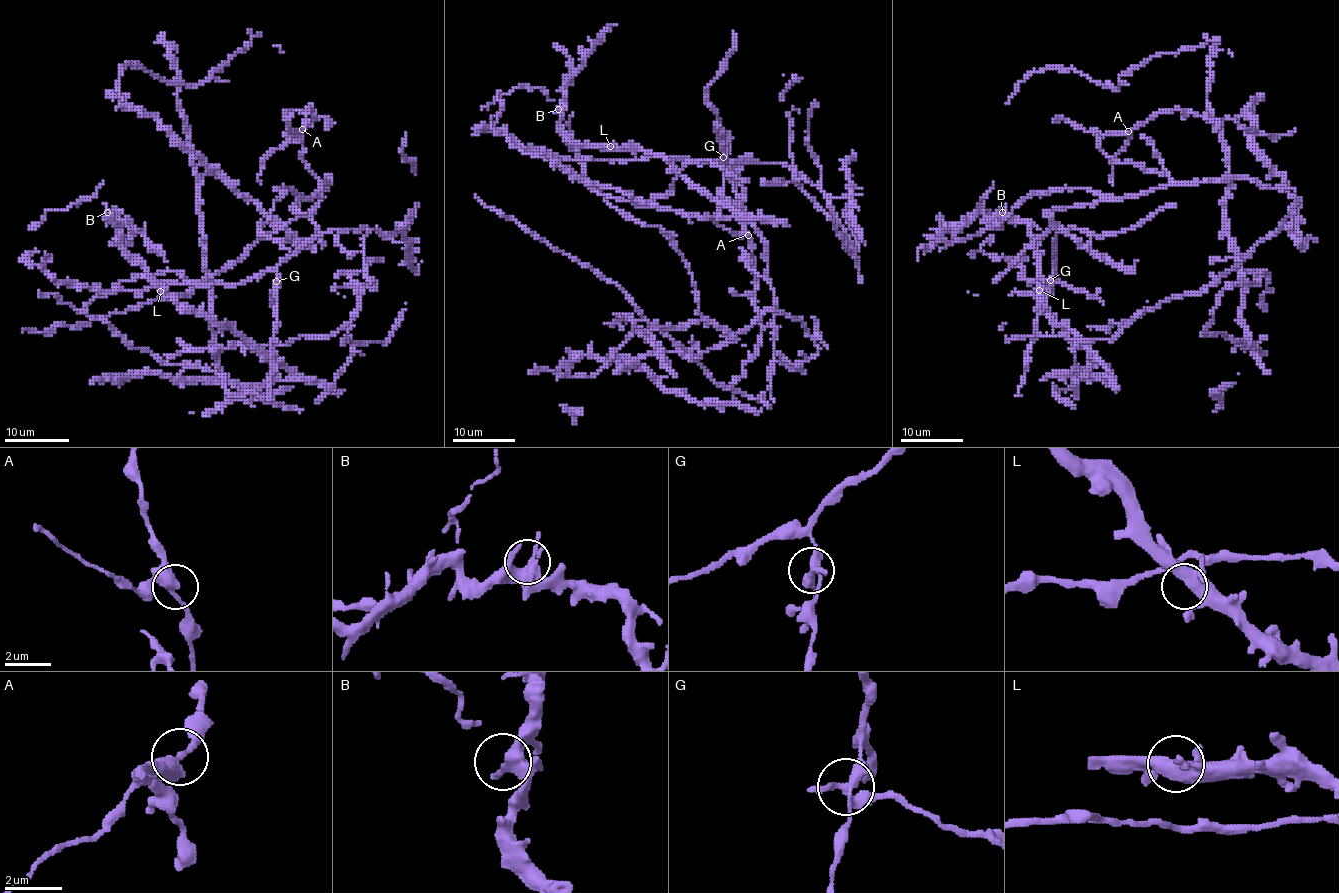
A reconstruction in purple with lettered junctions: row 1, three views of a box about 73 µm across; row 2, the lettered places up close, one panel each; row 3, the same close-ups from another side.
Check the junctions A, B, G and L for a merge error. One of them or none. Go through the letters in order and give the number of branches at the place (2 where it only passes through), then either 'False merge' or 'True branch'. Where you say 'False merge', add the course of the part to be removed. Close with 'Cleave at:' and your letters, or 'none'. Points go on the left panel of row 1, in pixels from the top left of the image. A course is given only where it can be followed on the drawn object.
A: Branches: 4. True branch
B: Branches: 4. True branch
G: Branches: 4. False merge. Course of the part to remove: (276, 281), (273, 306)
L: Branches: 4. True branch
Cleave at: G

